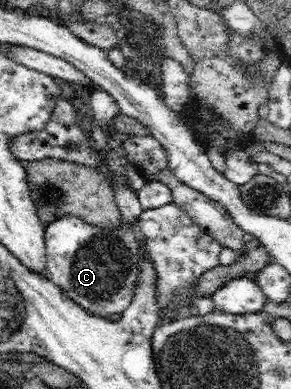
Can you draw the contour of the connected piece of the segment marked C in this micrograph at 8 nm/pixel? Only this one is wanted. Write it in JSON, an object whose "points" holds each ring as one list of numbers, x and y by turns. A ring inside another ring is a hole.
{"points":[[174,203,145,209,135,224,123,220,118,227,98,227,88,224,77,216,61,216,45,227,44,242,46,243,45,268,46,277,65,290,86,312,102,318,114,313,123,313,131,304,137,292,139,280,139,258,143,251,153,263,156,270,156,303,162,321,188,316,191,308,191,290,197,286,197,280,208,270,219,266,219,255,223,250,221,244,212,238,205,229,197,226,183,208]]}

